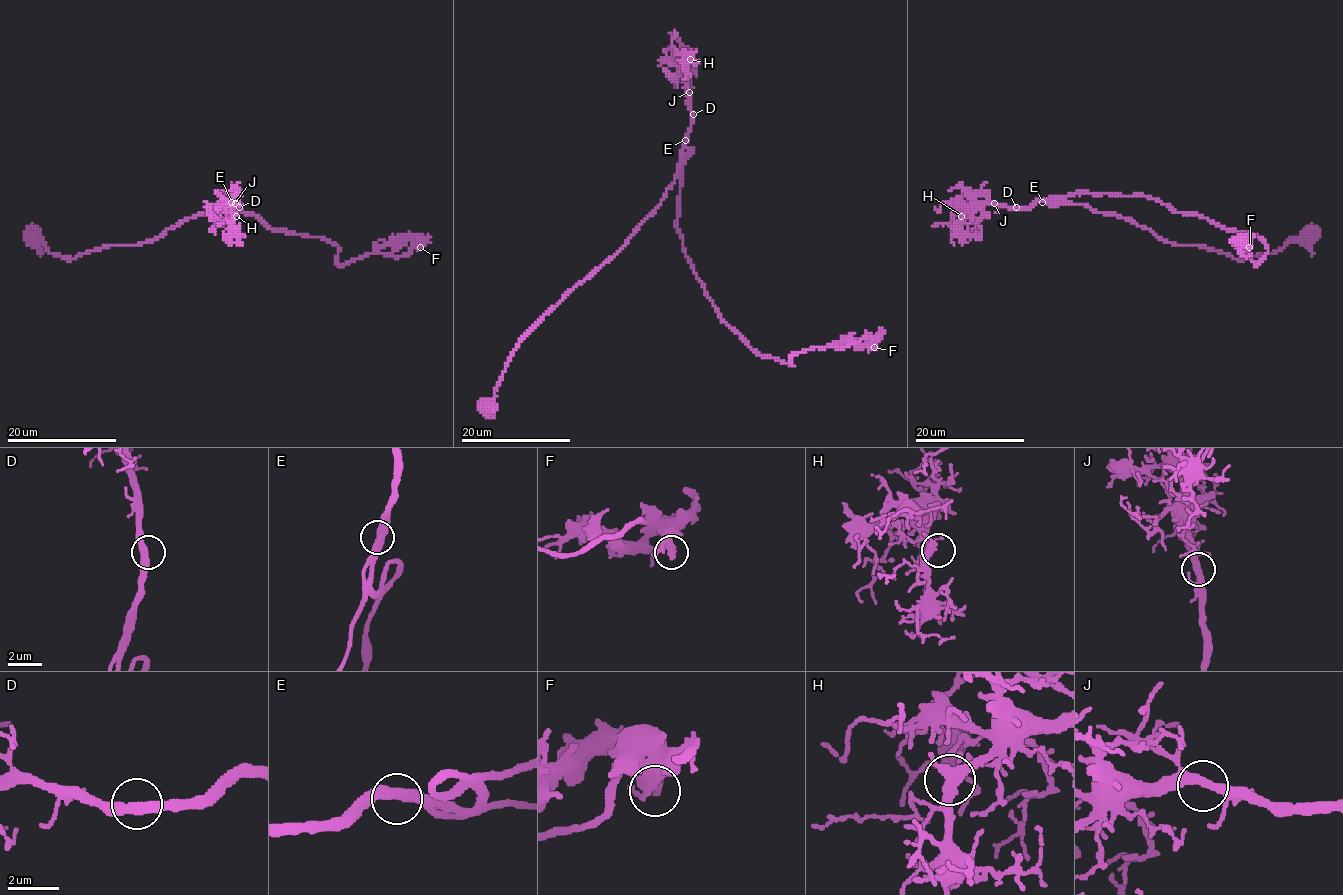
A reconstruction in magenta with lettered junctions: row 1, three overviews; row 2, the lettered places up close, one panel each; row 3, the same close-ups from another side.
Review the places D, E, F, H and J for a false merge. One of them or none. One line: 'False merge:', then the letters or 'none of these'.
False merge: none of these

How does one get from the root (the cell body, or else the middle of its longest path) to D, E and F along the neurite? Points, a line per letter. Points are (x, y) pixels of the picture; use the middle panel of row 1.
D: (489, 406), (506, 362), (518, 342), (574, 287), (601, 267), (657, 207), (675, 178), (693, 114)
E: (489, 406), (506, 362), (518, 342), (574, 287), (601, 267), (657, 207), (675, 178), (685, 140)
F: (489, 406), (518, 342), (625, 244), (683, 159), (676, 229), (724, 321), (792, 365), (814, 347), (874, 347)

